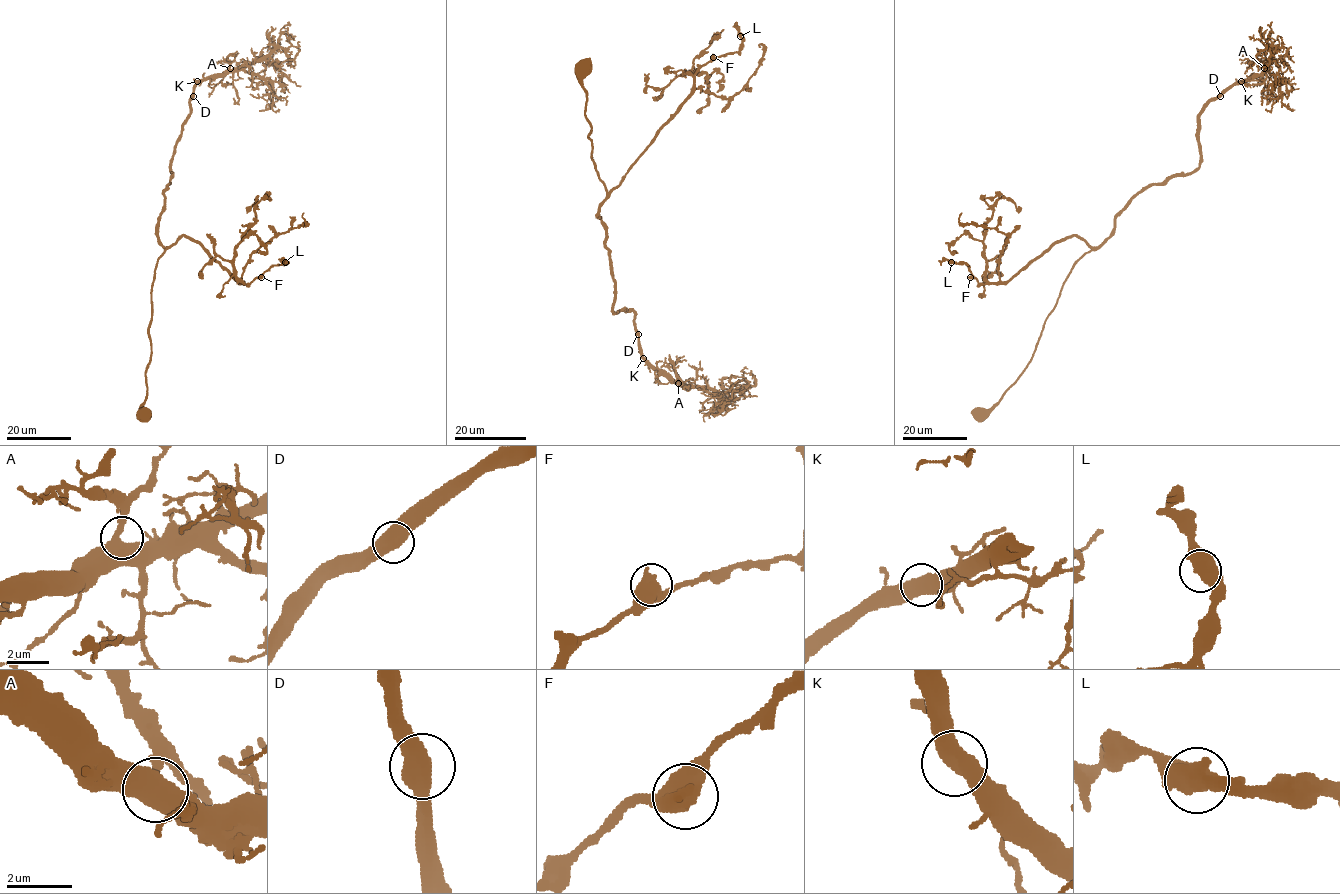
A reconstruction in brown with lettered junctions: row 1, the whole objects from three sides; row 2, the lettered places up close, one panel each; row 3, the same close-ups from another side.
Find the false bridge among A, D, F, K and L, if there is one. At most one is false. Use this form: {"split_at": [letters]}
{"split_at": []}

